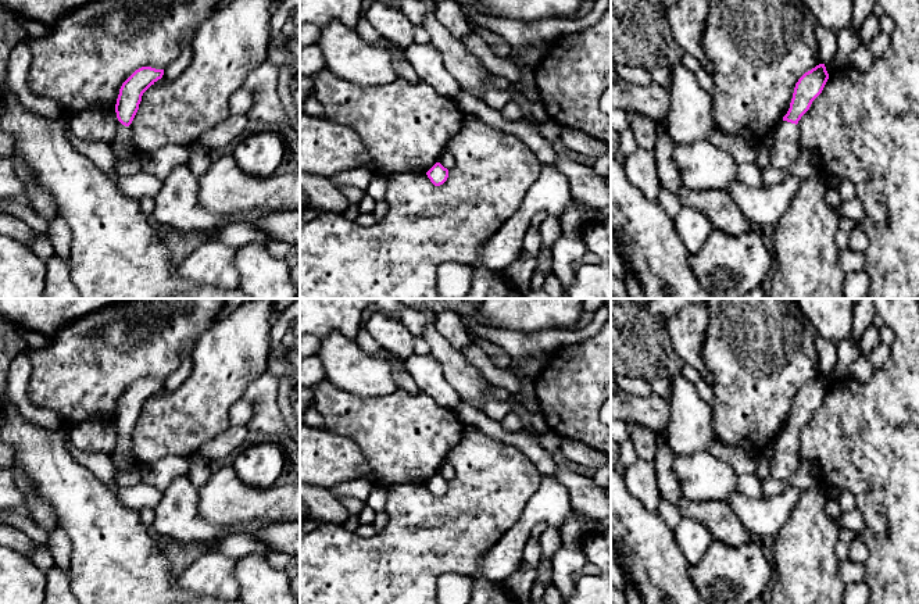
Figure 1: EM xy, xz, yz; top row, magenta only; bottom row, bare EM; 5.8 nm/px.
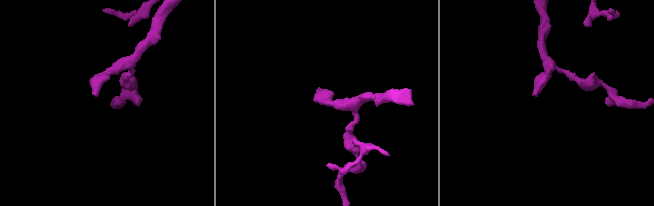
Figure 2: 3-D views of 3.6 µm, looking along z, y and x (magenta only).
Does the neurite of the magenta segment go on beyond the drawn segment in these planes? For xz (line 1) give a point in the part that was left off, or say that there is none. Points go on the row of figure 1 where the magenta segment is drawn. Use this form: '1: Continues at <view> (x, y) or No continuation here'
1: No continuation here

